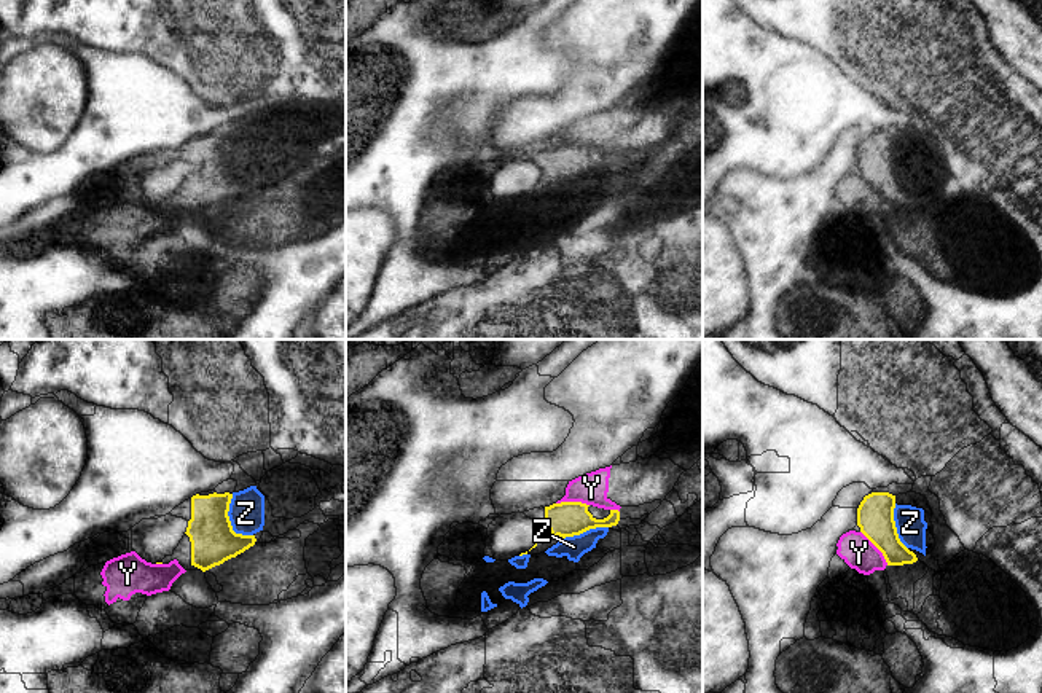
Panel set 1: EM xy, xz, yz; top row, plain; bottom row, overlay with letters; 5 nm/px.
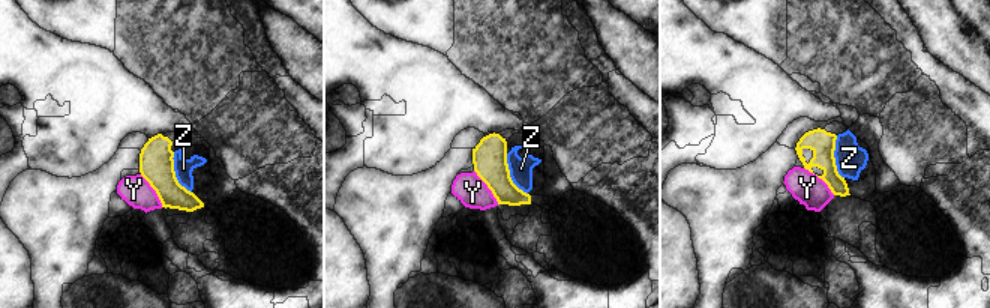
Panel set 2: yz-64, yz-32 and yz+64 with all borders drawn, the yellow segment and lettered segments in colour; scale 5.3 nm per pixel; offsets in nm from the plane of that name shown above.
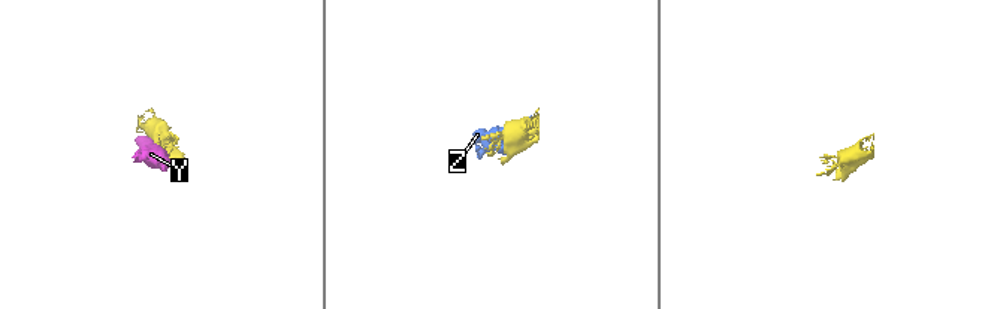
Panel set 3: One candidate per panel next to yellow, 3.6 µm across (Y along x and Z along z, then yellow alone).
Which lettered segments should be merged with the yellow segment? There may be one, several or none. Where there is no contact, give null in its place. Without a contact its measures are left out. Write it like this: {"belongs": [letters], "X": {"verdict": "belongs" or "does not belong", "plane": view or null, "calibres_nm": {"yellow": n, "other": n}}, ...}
{"belongs": ["Z"], "Y": {"verdict": "does not belong", "plane": "yz", "calibres_nm": {"yellow": 190, "other": 170}}, "Z": {"verdict": "belongs", "plane": "xy", "calibres_nm": {"yellow": 220, "other": 180}}}

